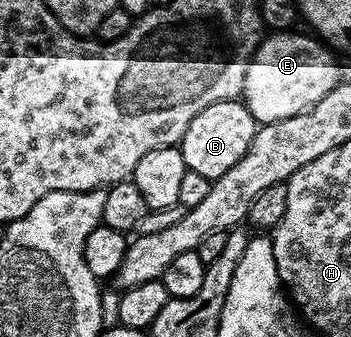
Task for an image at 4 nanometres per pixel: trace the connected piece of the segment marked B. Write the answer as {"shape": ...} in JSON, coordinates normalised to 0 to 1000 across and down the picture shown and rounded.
{"shape":[[[684,294],[613,303],[613,315],[590,315],[590,326],[570,332],[544,374],[533,374],[533,398],[521,398],[516,412],[510,436],[530,501],[556,516],[578,516],[601,540],[624,531],[647,516],[647,504],[658,504],[658,493],[670,493],[670,481],[692,469],[735,377],[732,359]]]}

